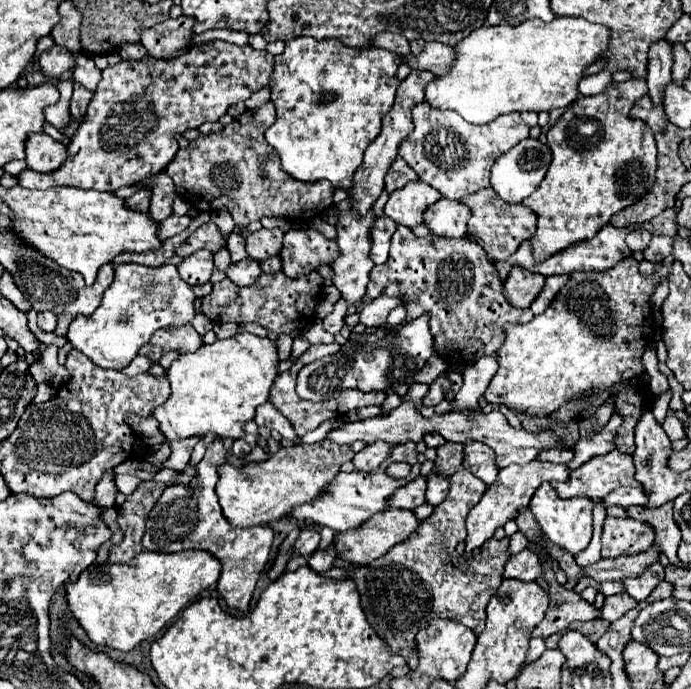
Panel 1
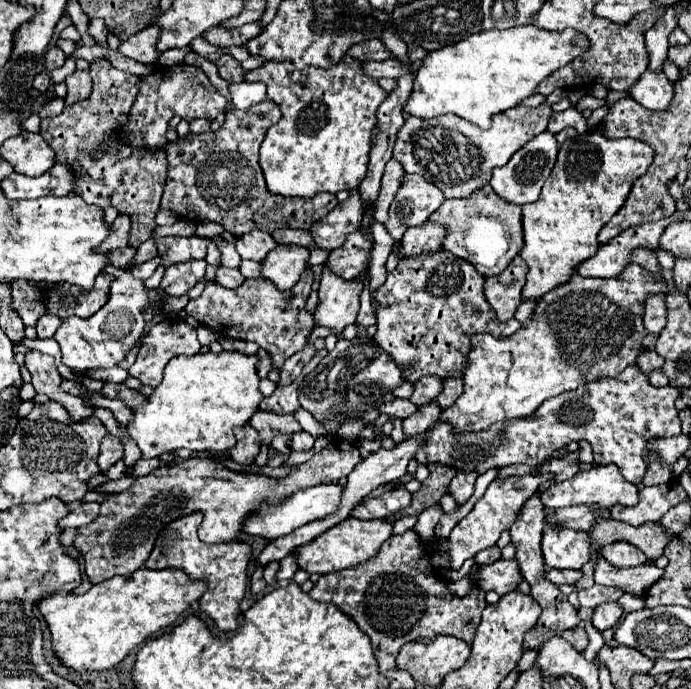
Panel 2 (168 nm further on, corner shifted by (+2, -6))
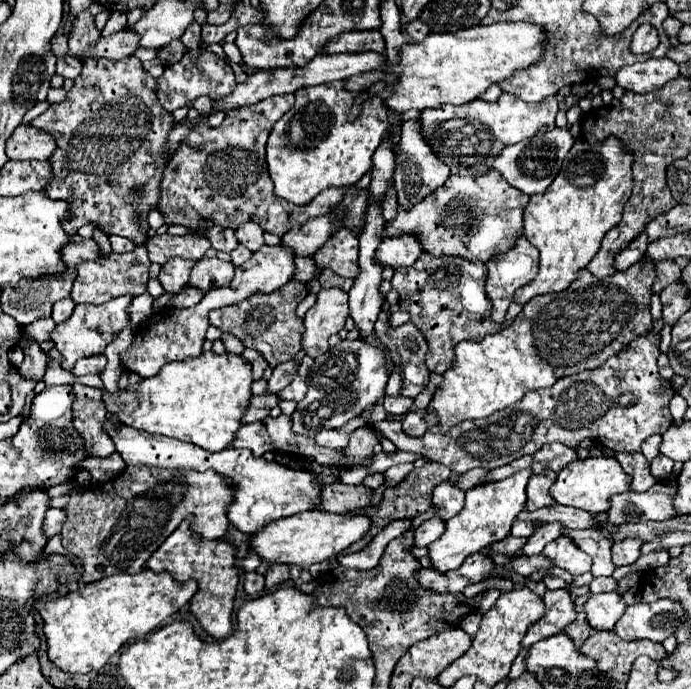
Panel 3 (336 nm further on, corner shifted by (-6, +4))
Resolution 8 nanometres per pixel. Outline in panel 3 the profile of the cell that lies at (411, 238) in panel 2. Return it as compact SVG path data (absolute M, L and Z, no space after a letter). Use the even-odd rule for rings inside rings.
M387 237L377 247L377 253L373 255L373 261L381 267L409 267L417 257L421 255L421 245L413 241L413 237Z

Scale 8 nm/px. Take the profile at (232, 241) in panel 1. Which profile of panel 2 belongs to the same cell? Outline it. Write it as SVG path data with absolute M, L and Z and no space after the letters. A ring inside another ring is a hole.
M217 239L217 247L221 251L221 259L225 267L239 267L241 265L241 257L235 251L235 243L229 243L225 239Z

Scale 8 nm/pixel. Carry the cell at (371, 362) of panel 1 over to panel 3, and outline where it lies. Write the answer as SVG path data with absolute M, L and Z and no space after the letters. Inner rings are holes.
M343 339L339 345L323 353L317 363L309 369L307 395L297 403L291 415L293 431L301 435L315 437L321 429L337 429L347 421L357 417L367 405L379 401L385 395L385 385L389 379L389 361L377 345L361 339Z

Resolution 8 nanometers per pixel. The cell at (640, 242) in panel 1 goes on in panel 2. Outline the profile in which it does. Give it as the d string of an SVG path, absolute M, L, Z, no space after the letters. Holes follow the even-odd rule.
M635 249L635 253L631 253L631 263L637 263L637 265L645 267L647 271L659 273L659 263L657 263L657 259L655 259L655 251Z

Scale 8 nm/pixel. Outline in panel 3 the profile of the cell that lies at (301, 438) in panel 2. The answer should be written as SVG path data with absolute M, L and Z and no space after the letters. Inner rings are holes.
M319 431L315 441L319 445L325 445L325 447L331 447L331 449L345 449L345 445L349 443L349 433L343 433L343 431Z

